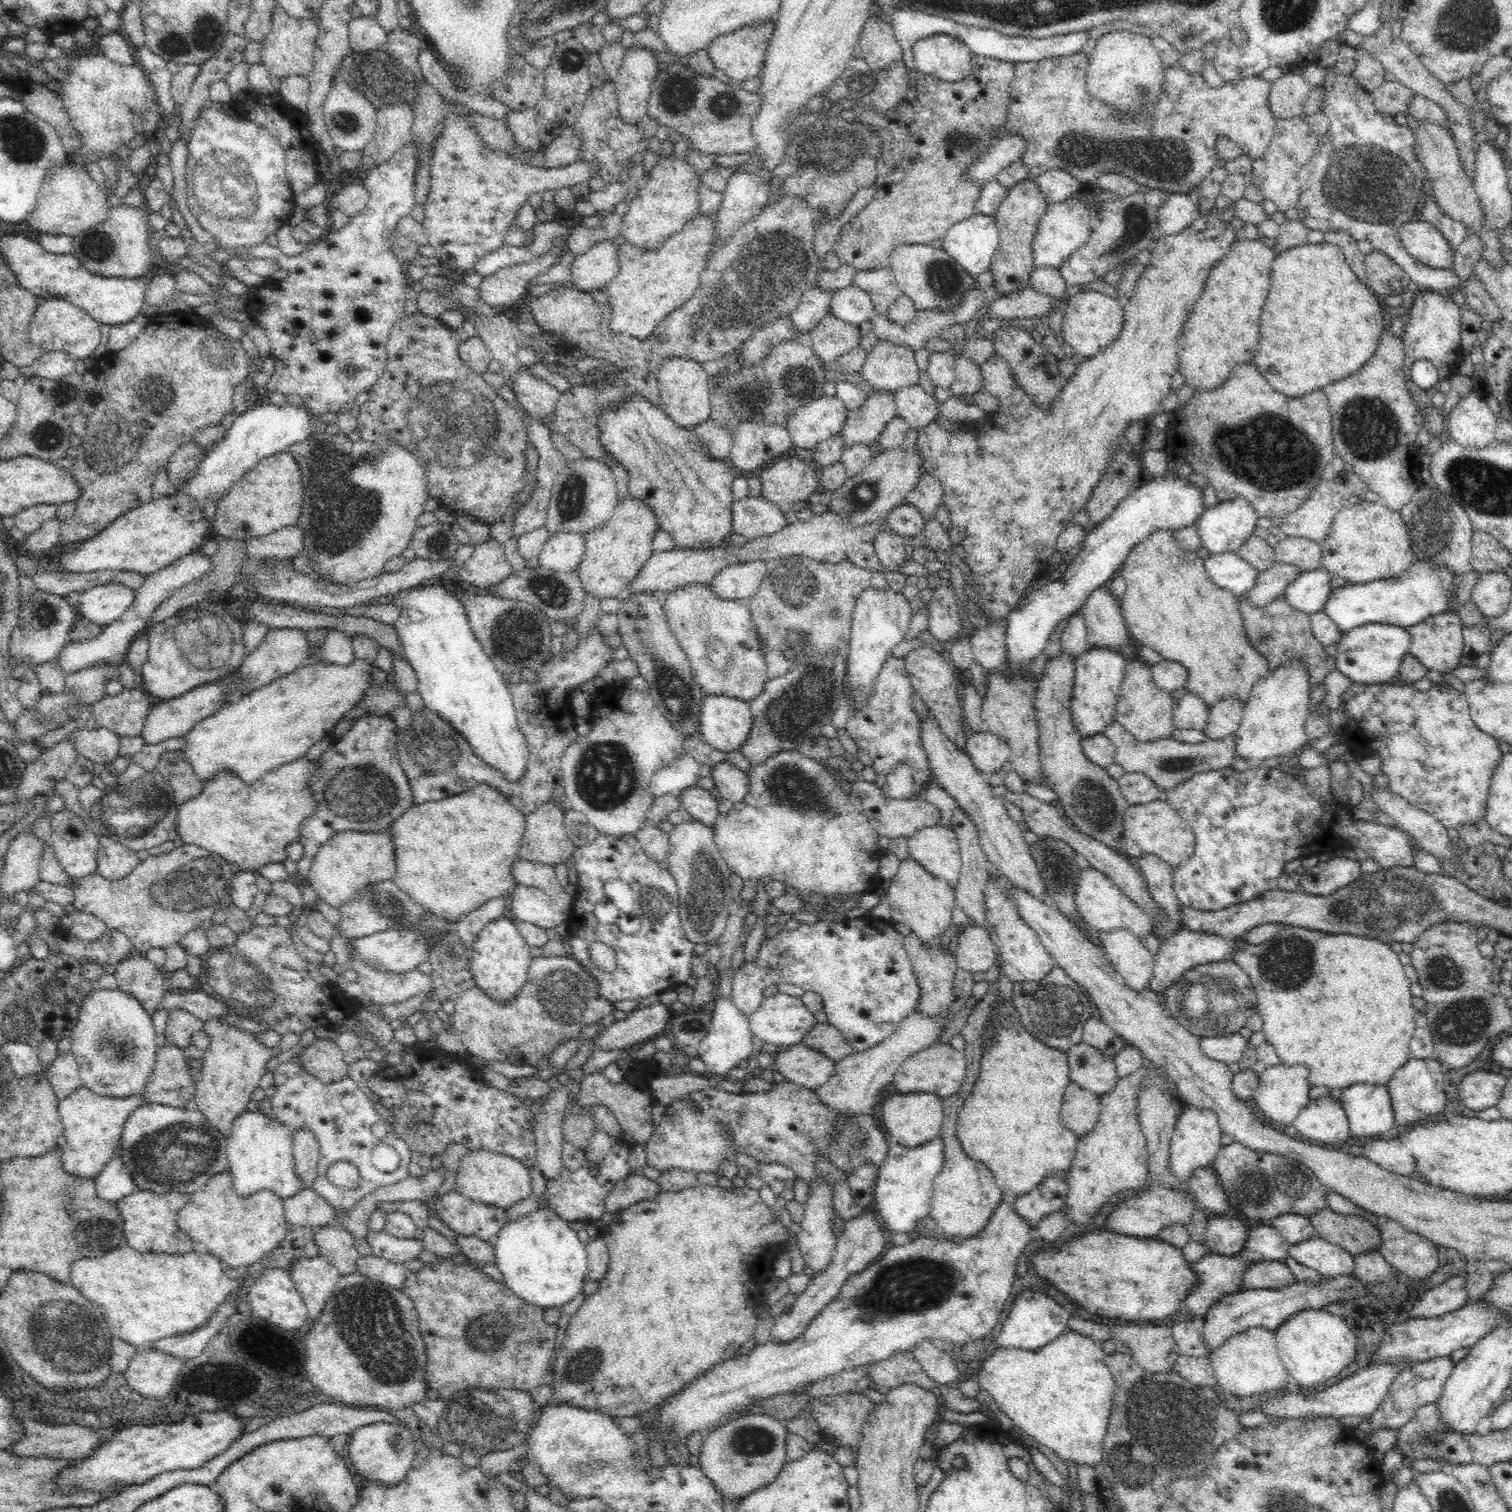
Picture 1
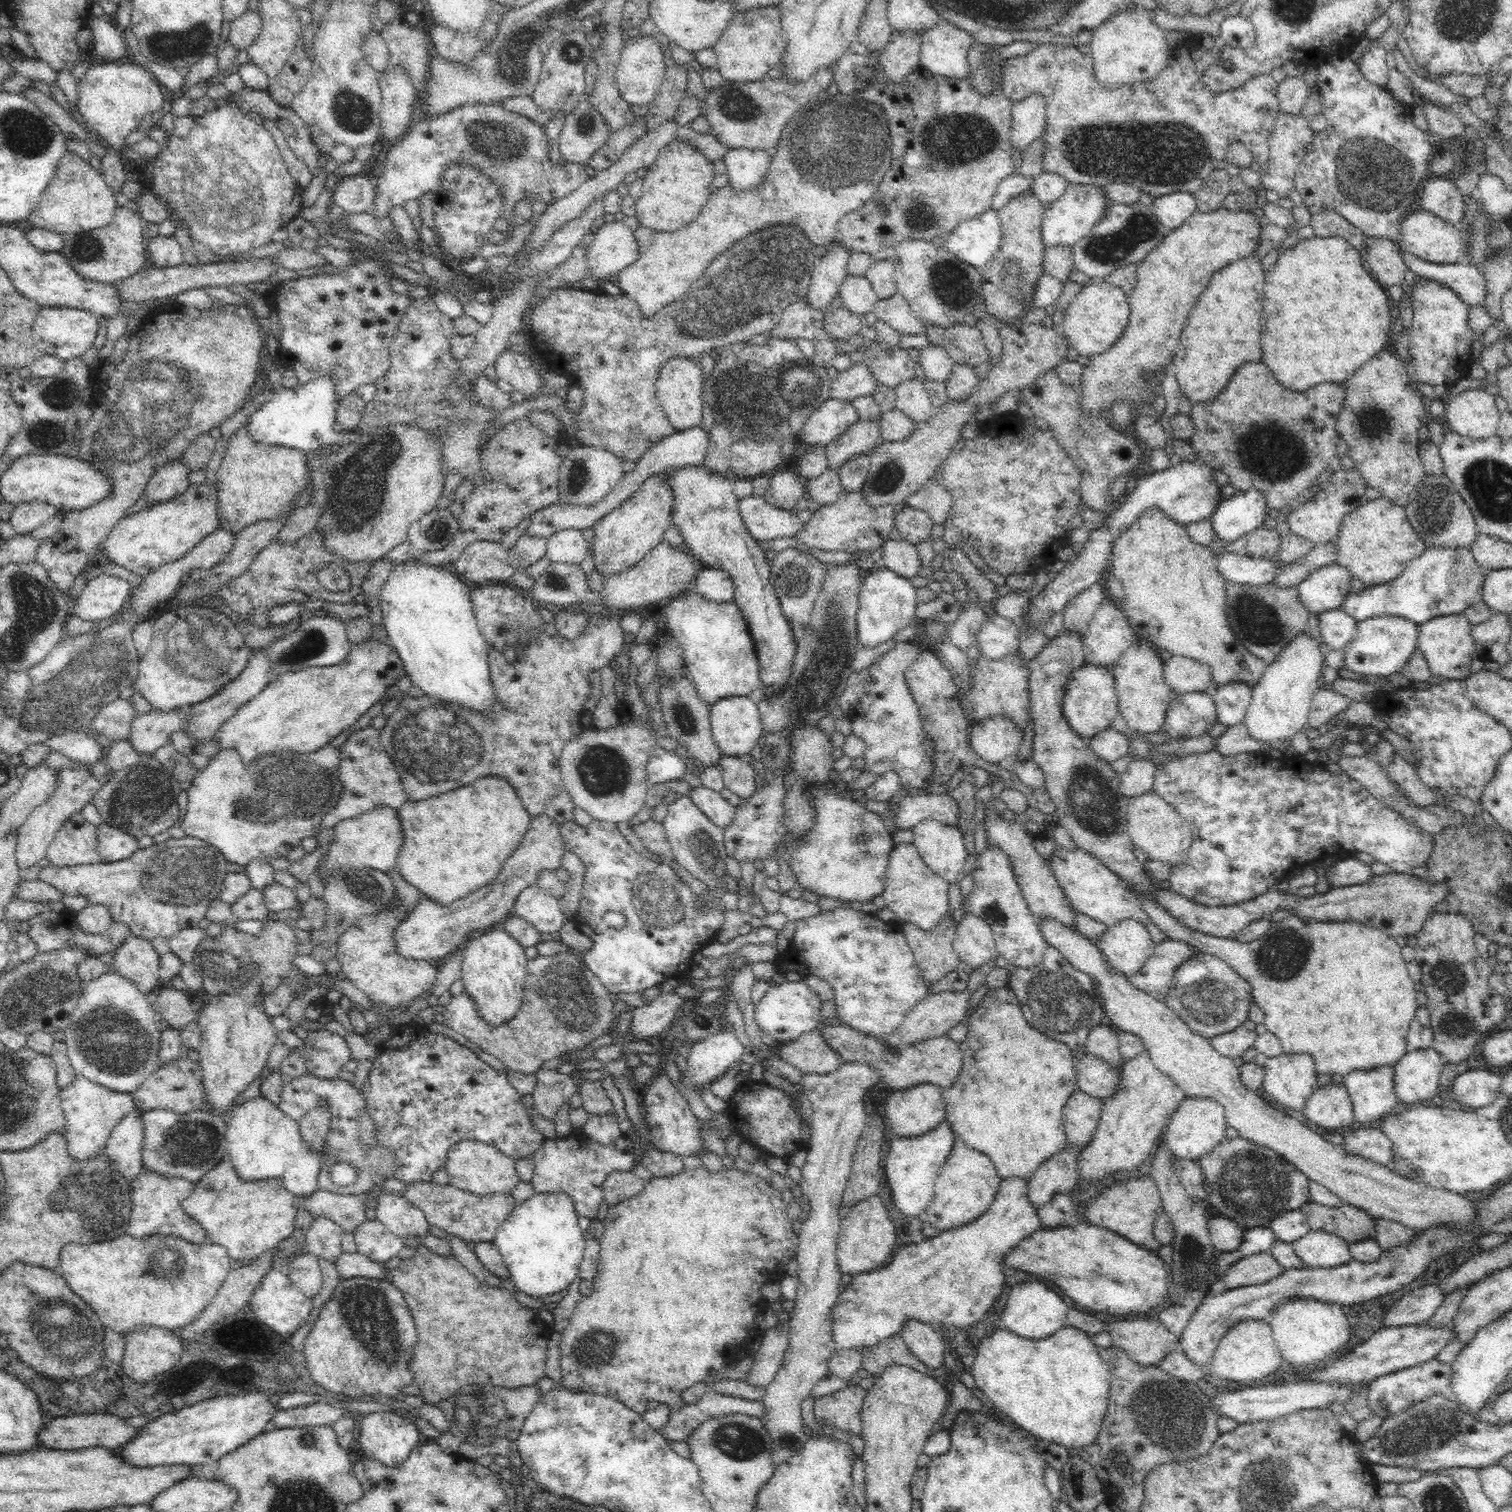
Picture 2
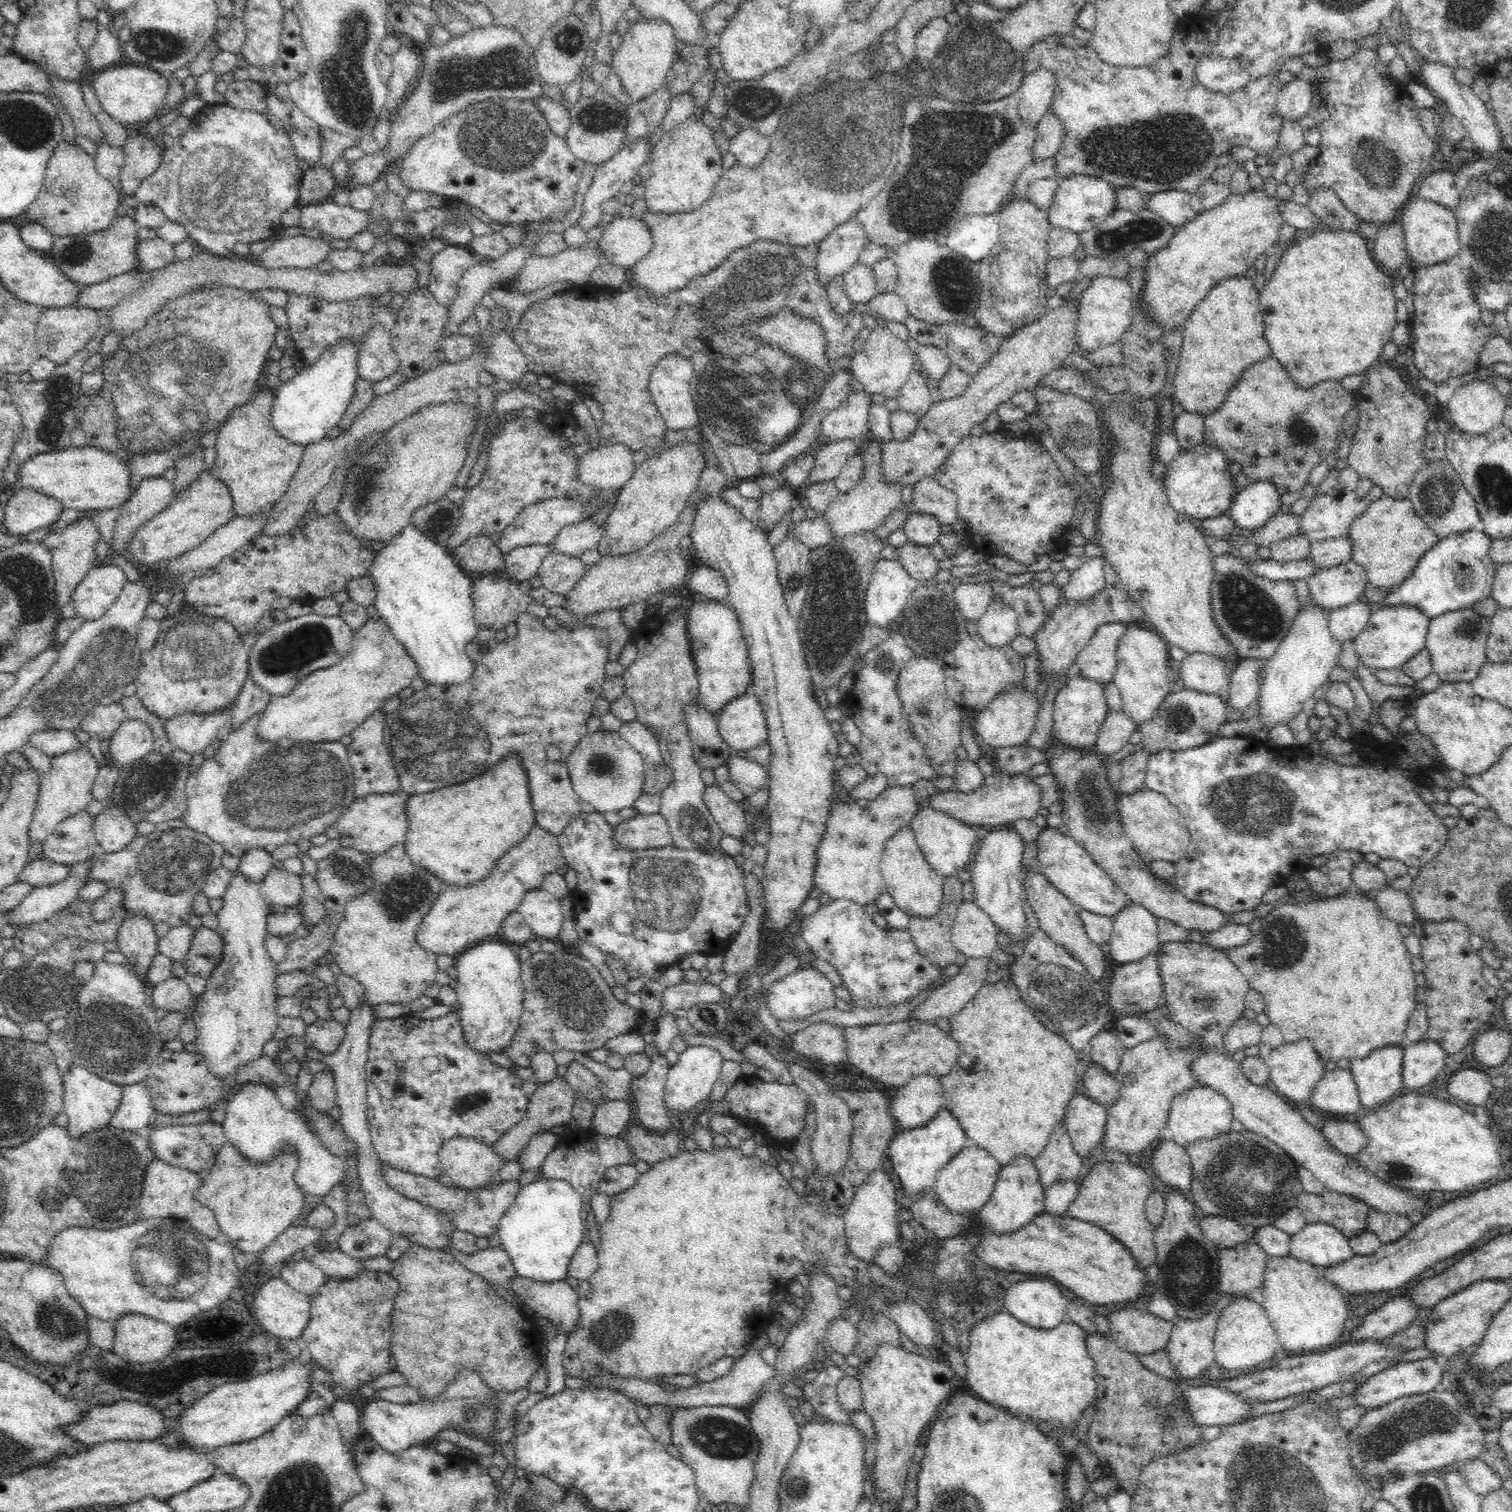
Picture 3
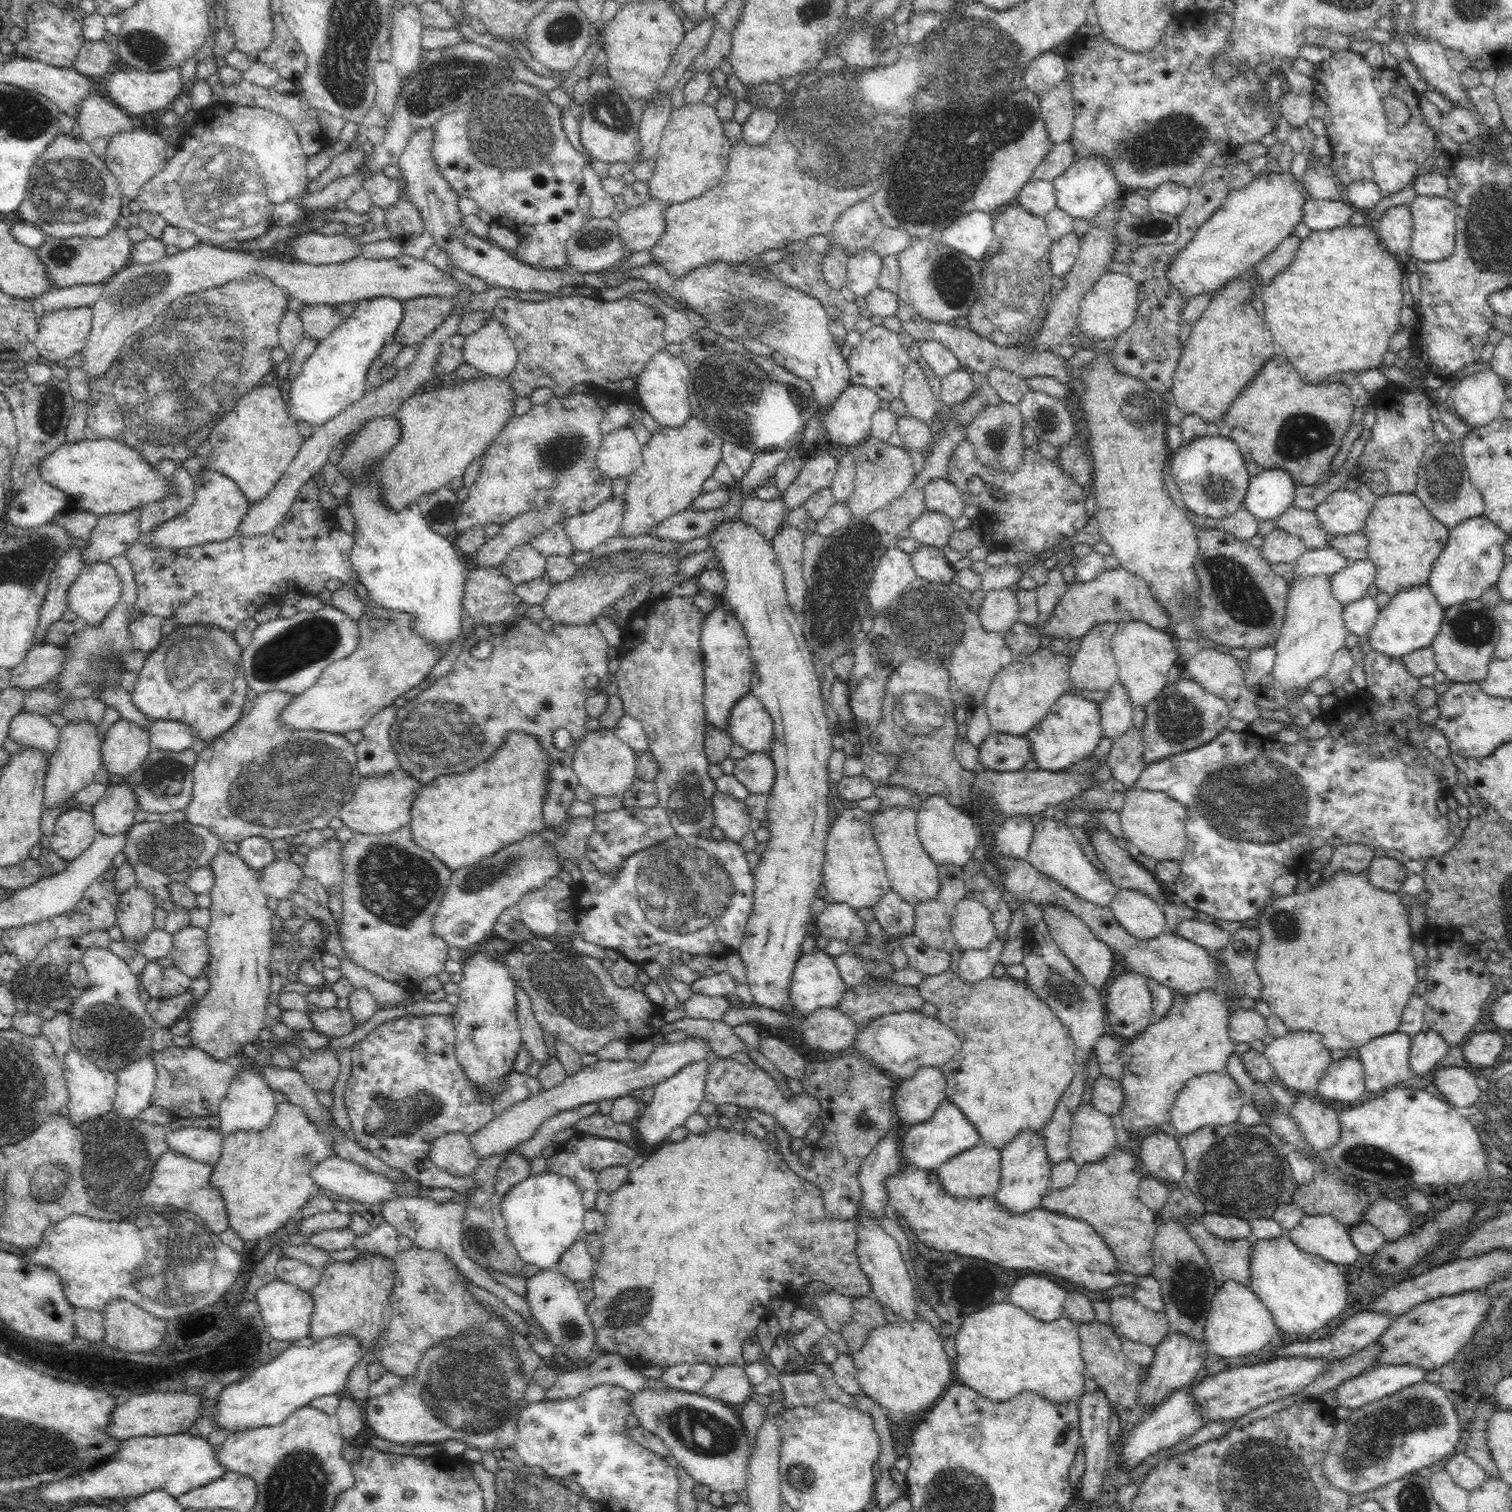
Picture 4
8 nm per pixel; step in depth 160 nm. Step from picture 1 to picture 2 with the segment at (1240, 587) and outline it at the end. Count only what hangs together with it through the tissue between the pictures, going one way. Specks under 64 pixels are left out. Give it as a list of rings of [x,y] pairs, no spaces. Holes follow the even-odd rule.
[[[1220,549],[1216,555],[1220,575],[1225,581],[1236,584],[1250,586],[1270,584],[1280,572],[1280,567],[1276,567],[1266,558],[1237,555],[1226,549]]]

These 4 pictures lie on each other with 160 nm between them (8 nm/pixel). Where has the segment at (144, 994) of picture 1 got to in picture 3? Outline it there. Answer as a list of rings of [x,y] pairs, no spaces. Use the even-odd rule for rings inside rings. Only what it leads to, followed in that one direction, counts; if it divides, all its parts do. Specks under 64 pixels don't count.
[[[127,912],[117,932],[118,950],[132,966],[130,971],[143,981],[152,964],[152,958],[159,953],[154,925],[155,923],[143,914]]]

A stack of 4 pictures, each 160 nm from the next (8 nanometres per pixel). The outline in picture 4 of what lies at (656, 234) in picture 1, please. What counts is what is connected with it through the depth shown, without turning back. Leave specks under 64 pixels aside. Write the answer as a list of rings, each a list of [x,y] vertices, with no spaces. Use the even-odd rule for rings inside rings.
[[[703,100],[694,105],[683,105],[671,114],[670,121],[664,128],[659,154],[655,158],[656,167],[652,177],[647,182],[648,196],[670,205],[702,196],[706,190],[714,188],[720,182],[729,164],[731,148],[732,145],[724,134],[722,122],[718,119],[715,107],[706,105]]]

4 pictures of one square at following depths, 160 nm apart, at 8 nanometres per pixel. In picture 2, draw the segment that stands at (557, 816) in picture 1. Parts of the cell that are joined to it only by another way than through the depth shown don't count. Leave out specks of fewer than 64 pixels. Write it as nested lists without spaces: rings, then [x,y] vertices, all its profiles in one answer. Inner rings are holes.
[[[546,814],[531,817],[530,828],[523,836],[522,843],[504,861],[498,876],[490,884],[450,904],[438,904],[429,898],[420,900],[394,931],[396,952],[412,960],[442,960],[454,953],[458,945],[470,934],[478,935],[498,927],[512,913],[518,895],[527,886],[537,884],[538,873],[541,870],[554,871],[561,866],[562,856],[567,852],[567,847],[559,830],[559,824]]]

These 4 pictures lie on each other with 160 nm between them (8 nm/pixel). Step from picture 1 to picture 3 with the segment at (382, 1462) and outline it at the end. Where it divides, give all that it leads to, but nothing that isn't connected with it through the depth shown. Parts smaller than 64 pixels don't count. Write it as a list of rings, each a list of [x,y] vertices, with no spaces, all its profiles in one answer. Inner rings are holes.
[[[462,1370],[456,1382],[452,1382],[446,1392],[442,1392],[442,1396],[420,1398],[412,1404],[396,1404],[381,1398],[368,1401],[364,1410],[361,1410],[361,1428],[366,1430],[365,1434],[372,1437],[376,1444],[392,1454],[403,1451],[410,1445],[421,1445],[444,1429],[454,1430],[456,1426],[462,1431],[468,1430],[476,1434],[482,1434],[484,1430],[497,1432],[493,1424],[502,1396],[500,1392],[484,1384],[472,1370]]]

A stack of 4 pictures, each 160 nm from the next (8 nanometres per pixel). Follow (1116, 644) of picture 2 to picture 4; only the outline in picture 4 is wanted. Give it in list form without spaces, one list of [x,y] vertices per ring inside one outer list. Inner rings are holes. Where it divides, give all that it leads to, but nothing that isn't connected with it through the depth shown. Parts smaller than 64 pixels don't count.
[[[1102,623],[1081,639],[1080,650],[1073,656],[1069,679],[1076,689],[1108,691],[1119,680],[1118,665],[1111,648],[1117,624]]]

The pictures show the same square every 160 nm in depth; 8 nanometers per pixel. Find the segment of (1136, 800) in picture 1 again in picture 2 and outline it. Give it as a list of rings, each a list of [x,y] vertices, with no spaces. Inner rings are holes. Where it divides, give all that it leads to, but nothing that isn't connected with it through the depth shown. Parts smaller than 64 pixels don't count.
[[[1145,758],[1129,762],[1126,771],[1119,776],[1121,791],[1129,799],[1153,790],[1156,766]]]

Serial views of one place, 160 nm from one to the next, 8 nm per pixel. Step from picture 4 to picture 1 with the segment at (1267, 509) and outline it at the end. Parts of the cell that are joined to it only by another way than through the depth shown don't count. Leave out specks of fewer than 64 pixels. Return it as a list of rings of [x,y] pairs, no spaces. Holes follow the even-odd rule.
[[[1242,496],[1206,507],[1195,520],[1201,546],[1212,555],[1235,552],[1252,535],[1258,518],[1251,502]]]

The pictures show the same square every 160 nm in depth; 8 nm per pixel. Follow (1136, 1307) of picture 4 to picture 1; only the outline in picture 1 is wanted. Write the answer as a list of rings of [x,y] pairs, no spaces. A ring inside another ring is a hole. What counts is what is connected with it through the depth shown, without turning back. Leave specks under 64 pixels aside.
[[[1113,1326],[1111,1339],[1117,1352],[1130,1355],[1152,1373],[1174,1370],[1176,1358],[1181,1354],[1168,1326]]]

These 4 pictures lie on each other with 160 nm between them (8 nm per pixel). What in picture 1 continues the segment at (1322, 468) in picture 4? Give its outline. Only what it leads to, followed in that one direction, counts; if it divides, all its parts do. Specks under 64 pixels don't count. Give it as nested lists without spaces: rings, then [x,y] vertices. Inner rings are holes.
[[[1254,364],[1236,366],[1229,374],[1226,382],[1223,382],[1218,388],[1194,390],[1188,404],[1180,405],[1171,415],[1171,424],[1167,430],[1169,434],[1167,451],[1172,452],[1177,458],[1185,460],[1194,472],[1202,474],[1208,480],[1208,484],[1215,490],[1218,502],[1242,496],[1251,502],[1255,513],[1260,518],[1284,517],[1288,513],[1294,512],[1311,495],[1313,488],[1321,481],[1325,466],[1335,456],[1332,434],[1333,422],[1326,393],[1323,390],[1314,390],[1314,392],[1310,392],[1306,396],[1300,396],[1300,398],[1282,396],[1282,394],[1278,394],[1276,390],[1270,388],[1270,384],[1260,376],[1260,372],[1256,370]]]

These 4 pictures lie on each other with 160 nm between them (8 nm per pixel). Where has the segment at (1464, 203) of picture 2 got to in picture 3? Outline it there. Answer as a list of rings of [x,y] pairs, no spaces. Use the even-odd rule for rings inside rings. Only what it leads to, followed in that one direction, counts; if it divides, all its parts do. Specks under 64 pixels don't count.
[[[1438,168],[1434,173],[1425,174],[1419,180],[1416,196],[1441,204],[1453,211],[1460,202],[1460,191],[1454,183],[1454,175],[1443,168]]]

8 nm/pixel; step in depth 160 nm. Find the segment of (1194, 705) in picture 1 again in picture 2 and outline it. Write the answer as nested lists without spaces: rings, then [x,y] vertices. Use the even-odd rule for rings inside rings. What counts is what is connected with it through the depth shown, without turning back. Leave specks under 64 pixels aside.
[[[1211,692],[1182,693],[1172,698],[1160,730],[1175,740],[1200,736],[1217,722],[1217,717]]]

